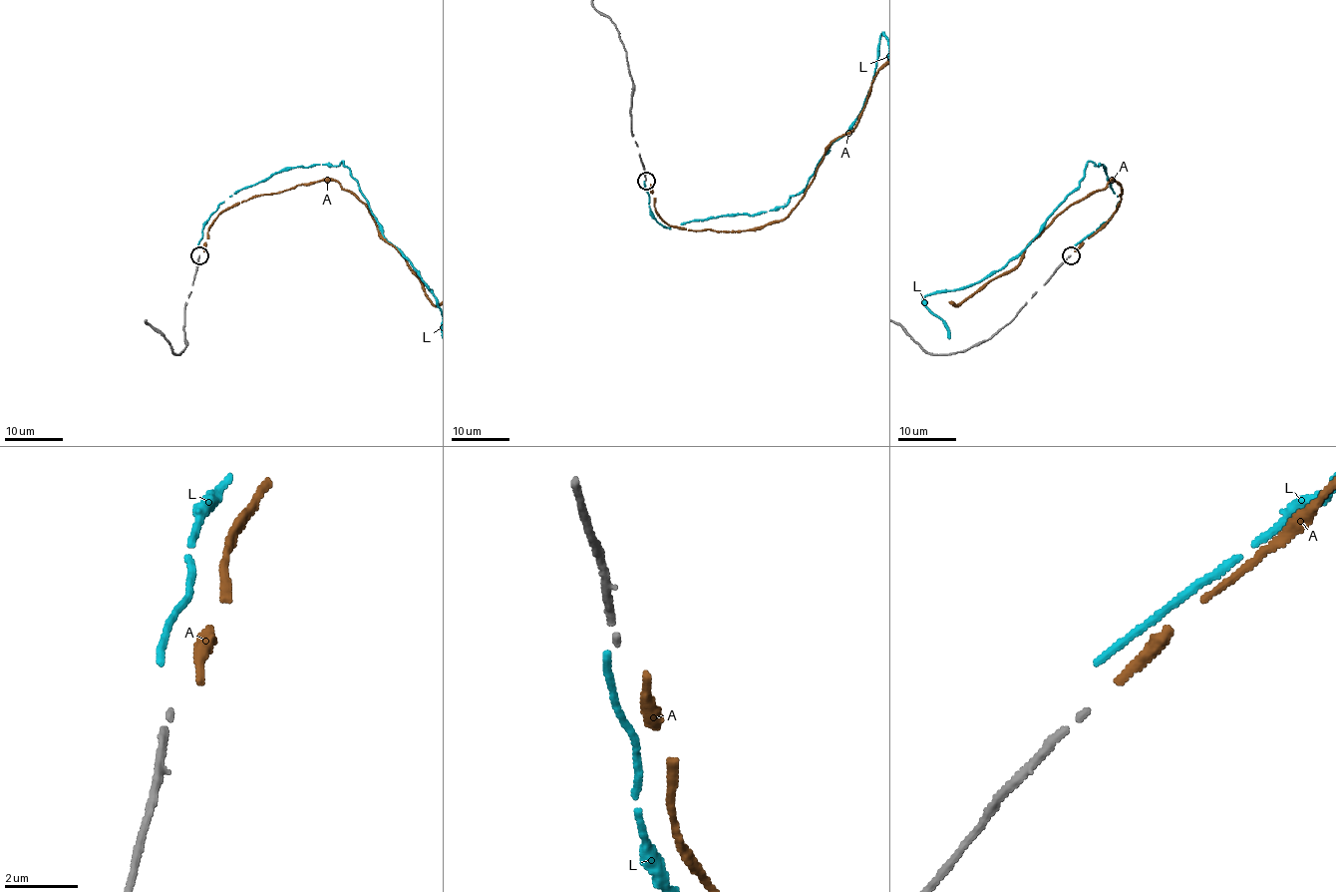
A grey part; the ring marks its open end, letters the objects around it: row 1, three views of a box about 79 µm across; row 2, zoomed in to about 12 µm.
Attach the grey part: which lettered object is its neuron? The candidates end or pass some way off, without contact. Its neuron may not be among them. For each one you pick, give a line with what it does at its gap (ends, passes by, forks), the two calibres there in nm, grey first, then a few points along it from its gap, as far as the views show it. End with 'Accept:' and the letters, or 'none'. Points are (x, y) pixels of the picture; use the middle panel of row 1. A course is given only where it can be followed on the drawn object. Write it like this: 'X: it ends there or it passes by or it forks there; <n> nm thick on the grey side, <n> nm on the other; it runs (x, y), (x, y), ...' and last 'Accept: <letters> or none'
Accept: none

